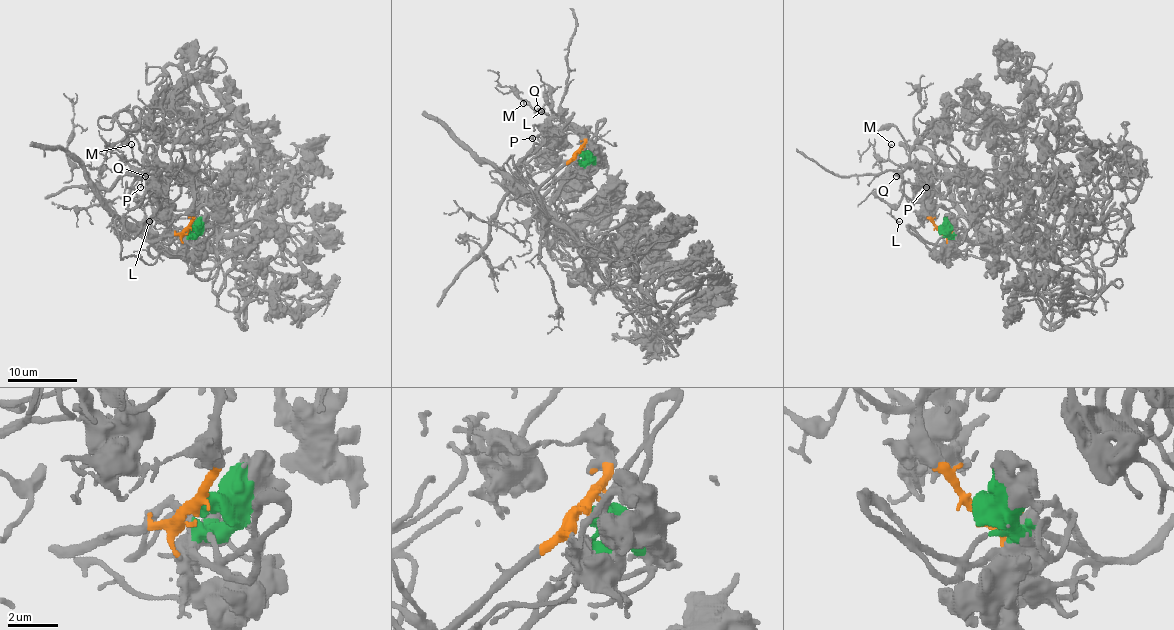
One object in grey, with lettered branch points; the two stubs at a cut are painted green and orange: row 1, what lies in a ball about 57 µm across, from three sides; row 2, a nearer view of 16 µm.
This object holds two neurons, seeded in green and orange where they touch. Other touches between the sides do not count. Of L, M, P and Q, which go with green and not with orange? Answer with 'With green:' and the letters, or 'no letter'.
With green: no letter

